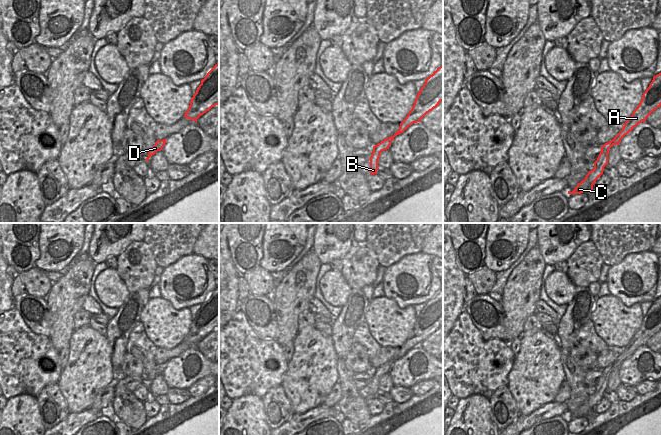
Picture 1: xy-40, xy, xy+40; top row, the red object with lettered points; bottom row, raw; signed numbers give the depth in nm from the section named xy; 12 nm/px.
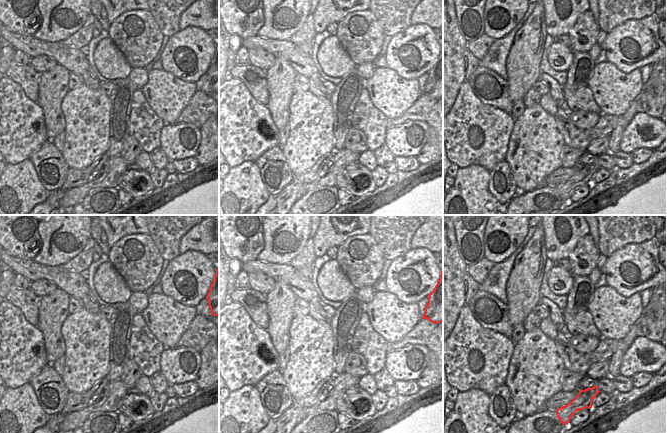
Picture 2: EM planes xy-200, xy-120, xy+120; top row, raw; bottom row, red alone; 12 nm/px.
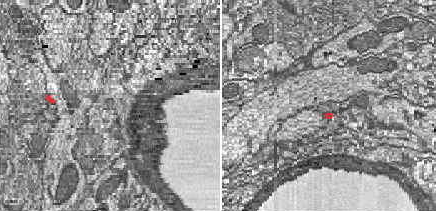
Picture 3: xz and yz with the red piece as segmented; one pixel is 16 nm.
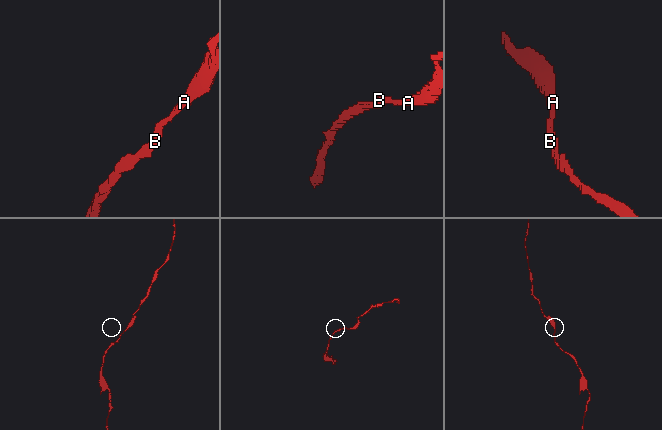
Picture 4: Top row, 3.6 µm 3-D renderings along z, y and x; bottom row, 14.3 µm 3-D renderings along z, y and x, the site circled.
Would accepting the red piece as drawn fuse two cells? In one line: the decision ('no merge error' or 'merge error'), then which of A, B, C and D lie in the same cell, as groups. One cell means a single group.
no merge error; groups A B C D

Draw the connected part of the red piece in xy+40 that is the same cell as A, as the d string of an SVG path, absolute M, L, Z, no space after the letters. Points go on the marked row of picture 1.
M661 73L653 77L649 87L642 95L642 99L633 111L630 118L623 124L622 130L609 142L601 146L601 152L594 162L594 169L589 171L585 179L577 184L575 189L568 194L581 194L593 191L593 185L603 174L604 167L608 164L609 149L620 144L621 139L633 130L641 122L646 122L647 117L658 107L661 106Z

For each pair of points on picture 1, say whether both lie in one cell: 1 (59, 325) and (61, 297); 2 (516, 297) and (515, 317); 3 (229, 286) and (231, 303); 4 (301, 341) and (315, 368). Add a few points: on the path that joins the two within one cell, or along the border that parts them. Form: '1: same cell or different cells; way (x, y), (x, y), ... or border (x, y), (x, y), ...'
1: same cell; way (61, 318), (61, 304)
2: same cell; way (516, 302), (516, 312)
3: same cell; way (229, 290), (229, 299)
4: same cell; way (308, 348), (310, 350), (310, 357), (314, 361)

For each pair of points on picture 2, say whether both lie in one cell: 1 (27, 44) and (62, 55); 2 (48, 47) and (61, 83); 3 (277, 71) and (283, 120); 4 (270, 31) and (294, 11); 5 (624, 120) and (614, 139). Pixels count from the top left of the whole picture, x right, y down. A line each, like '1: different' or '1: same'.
1: same
2: different
3: same
4: same
5: same

